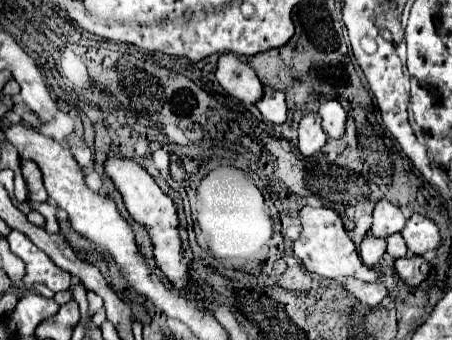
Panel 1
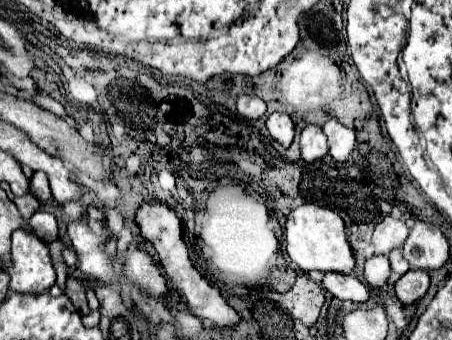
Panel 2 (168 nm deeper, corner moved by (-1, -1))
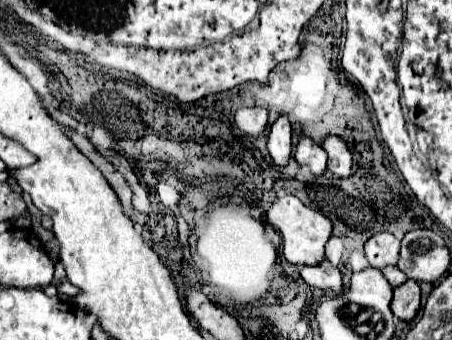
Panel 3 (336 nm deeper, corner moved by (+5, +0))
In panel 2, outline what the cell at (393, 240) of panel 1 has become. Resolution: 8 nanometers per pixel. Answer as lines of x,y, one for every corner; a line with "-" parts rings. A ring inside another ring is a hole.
392,249
388,257
390,257
390,265
392,265
392,273
394,273
394,279
402,277
402,275
404,275
404,273
410,269
408,261
402,257
402,249

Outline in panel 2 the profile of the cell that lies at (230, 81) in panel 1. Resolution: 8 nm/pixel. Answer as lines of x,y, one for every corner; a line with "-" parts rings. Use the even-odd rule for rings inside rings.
252,95
238,97
238,115
244,119
262,119
266,115
266,103

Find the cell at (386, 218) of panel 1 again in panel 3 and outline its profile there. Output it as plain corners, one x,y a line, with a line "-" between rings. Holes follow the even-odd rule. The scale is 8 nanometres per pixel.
376,232
364,246
366,258
370,262
370,266
374,268
384,268
388,264
396,264
398,262
398,252
400,252
400,240
388,232

